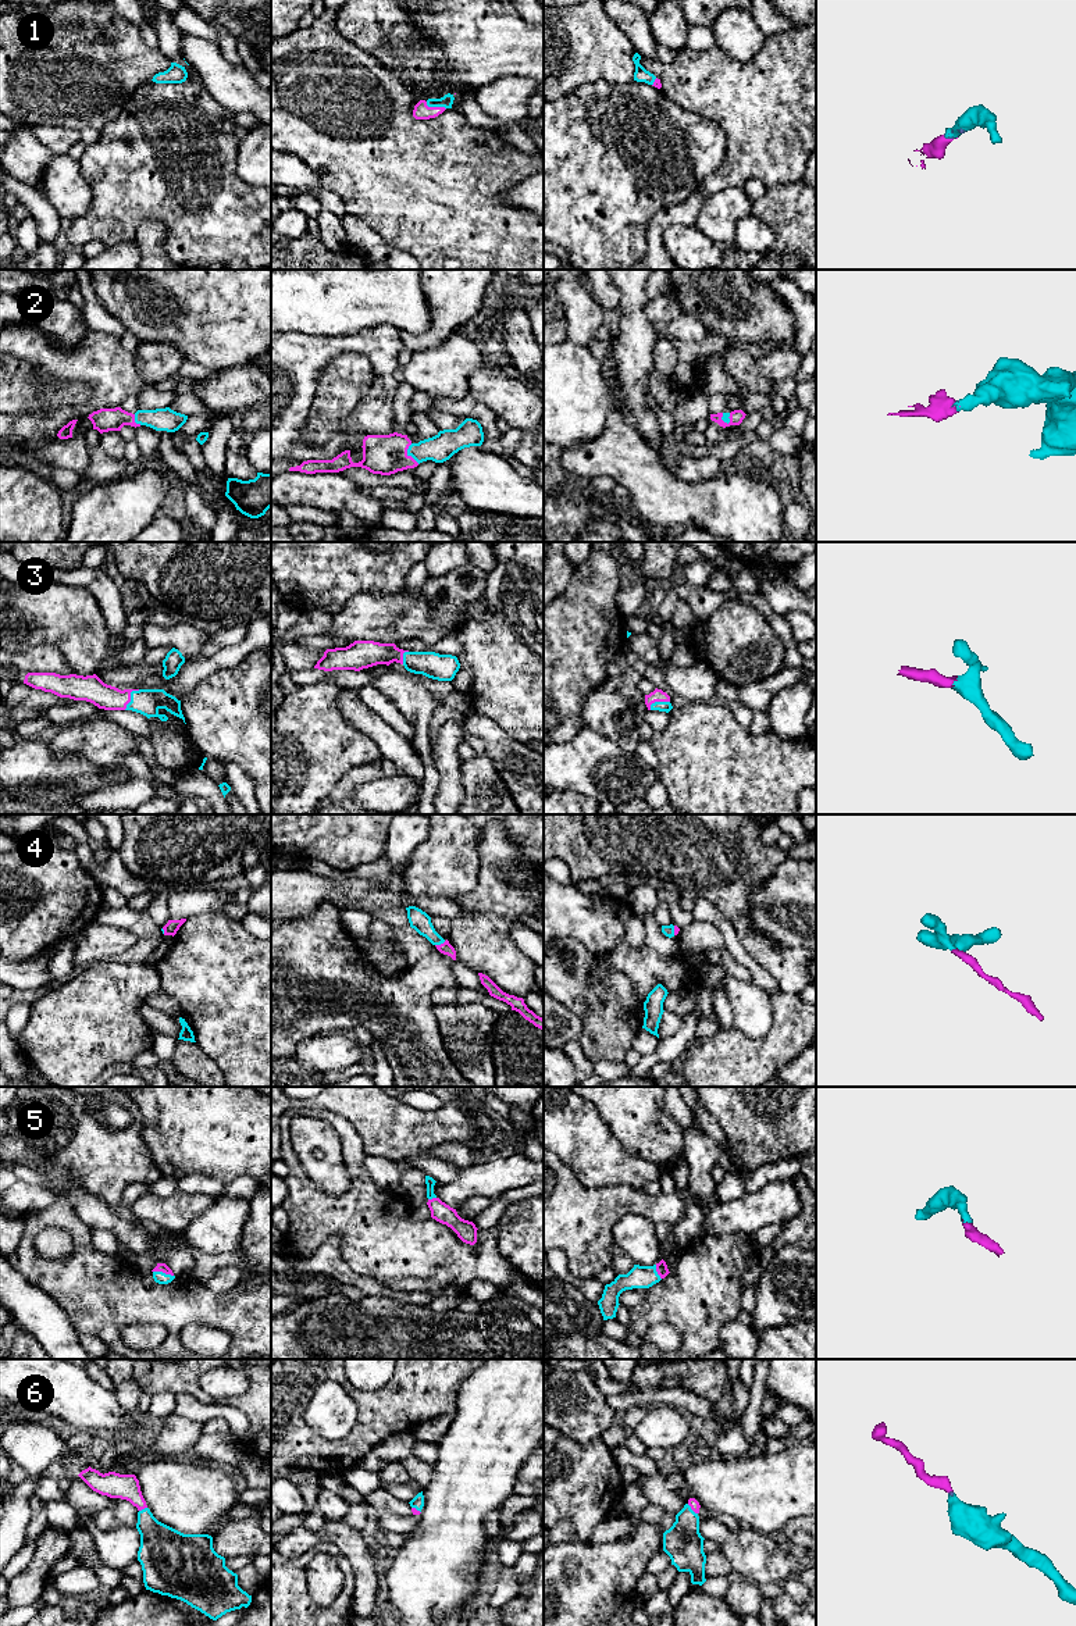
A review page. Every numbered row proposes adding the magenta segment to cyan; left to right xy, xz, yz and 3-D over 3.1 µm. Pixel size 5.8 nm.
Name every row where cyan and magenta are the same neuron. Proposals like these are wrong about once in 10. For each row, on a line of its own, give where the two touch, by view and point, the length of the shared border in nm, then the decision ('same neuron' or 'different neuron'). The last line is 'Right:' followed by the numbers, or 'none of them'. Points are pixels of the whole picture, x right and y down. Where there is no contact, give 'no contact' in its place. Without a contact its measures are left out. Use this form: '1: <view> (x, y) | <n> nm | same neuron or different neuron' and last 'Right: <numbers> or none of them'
1: xz (435, 106) | 130 nm | same neuron
2: xz (409, 455) | 130 nm | same neuron
3: xy (131, 696) | 150 nm | same neuron
4: xz (439, 944) | 70 nm | same neuron
5: xy (161, 1272) | 120 nm | same neuron
6: yz (691, 1509) | 90 nm | same neuron
Right: 1, 2, 3, 4, 5, 6

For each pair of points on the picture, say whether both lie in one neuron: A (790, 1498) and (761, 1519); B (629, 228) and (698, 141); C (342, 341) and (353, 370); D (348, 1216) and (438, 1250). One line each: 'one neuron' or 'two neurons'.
A: one neuron
B: one neuron
C: two neurons
D: one neuron

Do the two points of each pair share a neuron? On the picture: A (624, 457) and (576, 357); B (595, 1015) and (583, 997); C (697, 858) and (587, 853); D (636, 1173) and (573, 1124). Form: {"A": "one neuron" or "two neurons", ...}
{"A": "two neurons", "B": "one neuron", "C": "one neuron", "D": "one neuron"}

